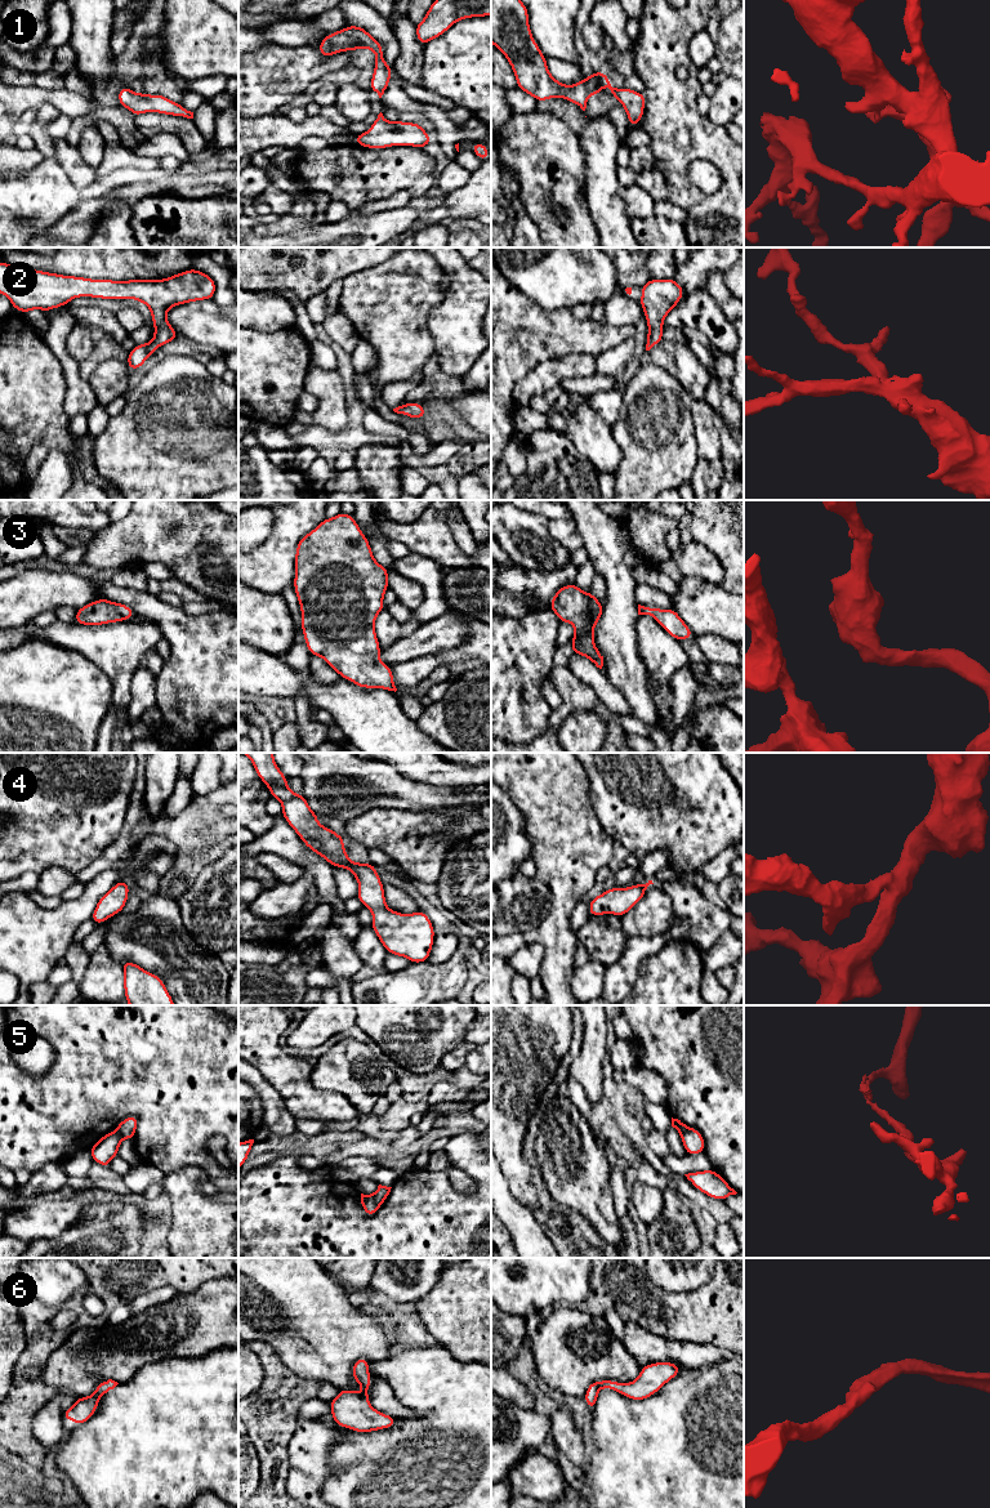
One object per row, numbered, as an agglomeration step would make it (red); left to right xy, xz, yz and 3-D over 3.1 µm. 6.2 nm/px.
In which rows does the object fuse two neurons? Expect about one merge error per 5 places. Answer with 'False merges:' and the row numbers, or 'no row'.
False merges: 5

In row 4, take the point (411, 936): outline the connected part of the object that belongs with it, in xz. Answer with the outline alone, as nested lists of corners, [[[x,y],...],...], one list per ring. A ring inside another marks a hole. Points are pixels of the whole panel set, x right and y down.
[[[275,753],[242,754],[253,762],[257,775],[269,789],[271,797],[281,802],[281,815],[303,843],[334,867],[352,871],[358,882],[356,897],[371,911],[371,928],[387,952],[407,958],[411,963],[428,962],[436,933],[428,915],[420,910],[401,914],[385,905],[384,887],[376,867],[370,862],[358,864],[347,857],[344,836],[320,825],[318,815],[309,808],[306,798],[287,788],[286,776],[275,763]]]

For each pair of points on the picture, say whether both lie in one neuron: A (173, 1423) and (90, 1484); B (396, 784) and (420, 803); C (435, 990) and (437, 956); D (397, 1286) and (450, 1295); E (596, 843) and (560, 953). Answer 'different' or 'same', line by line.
A: same
B: same
C: different
D: different
E: same

